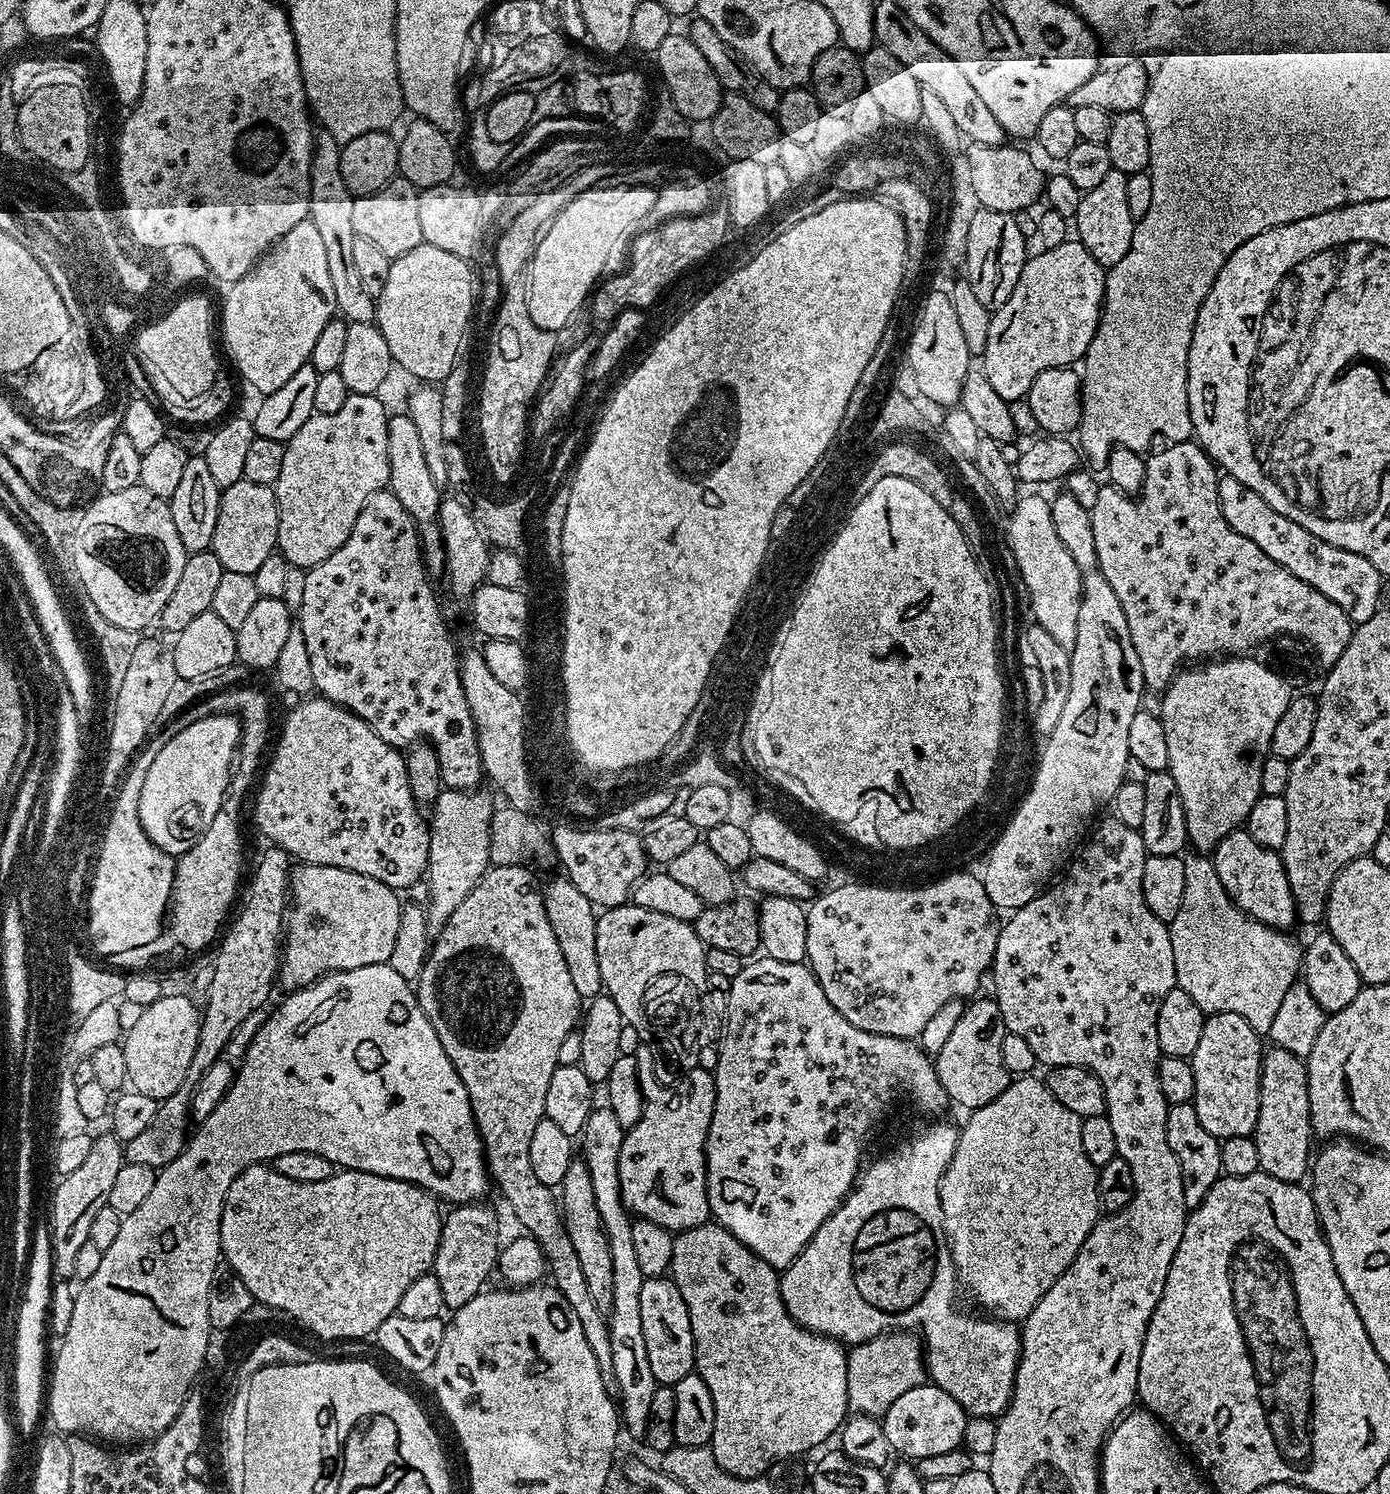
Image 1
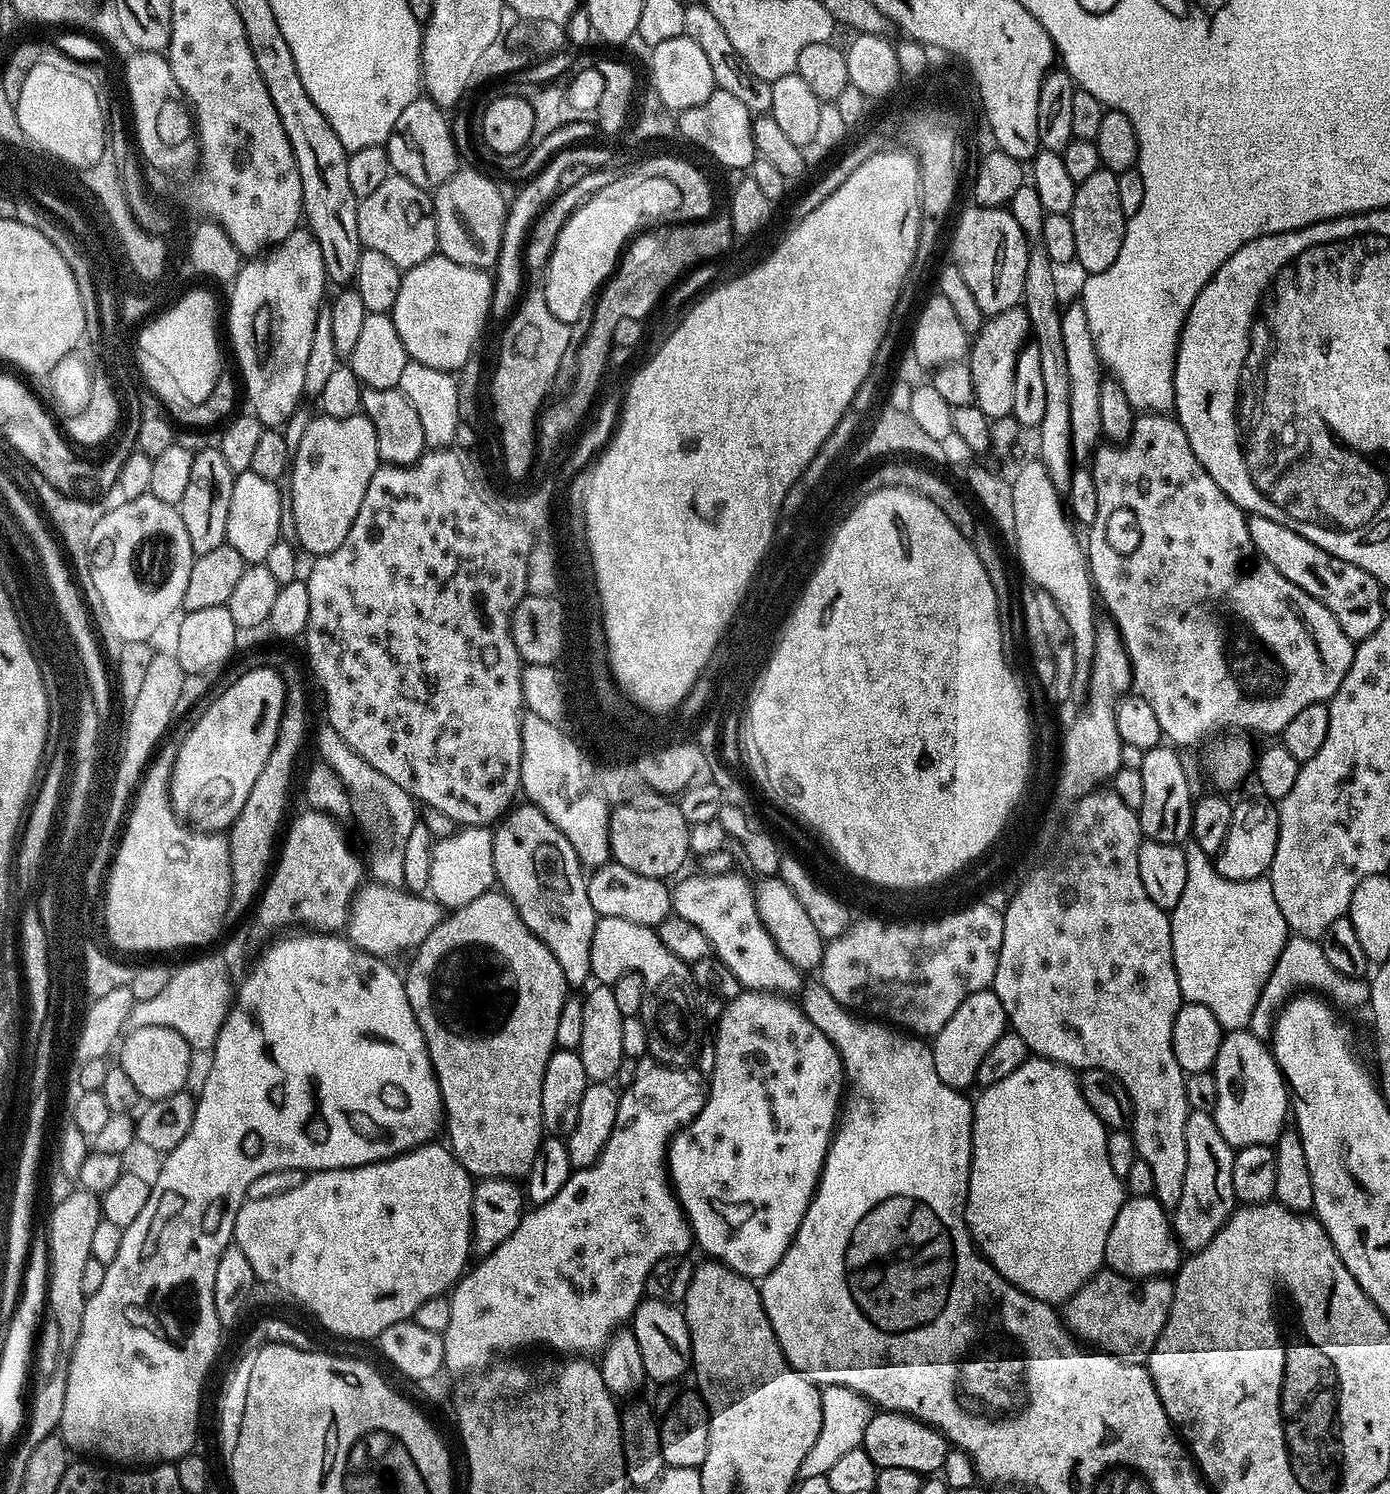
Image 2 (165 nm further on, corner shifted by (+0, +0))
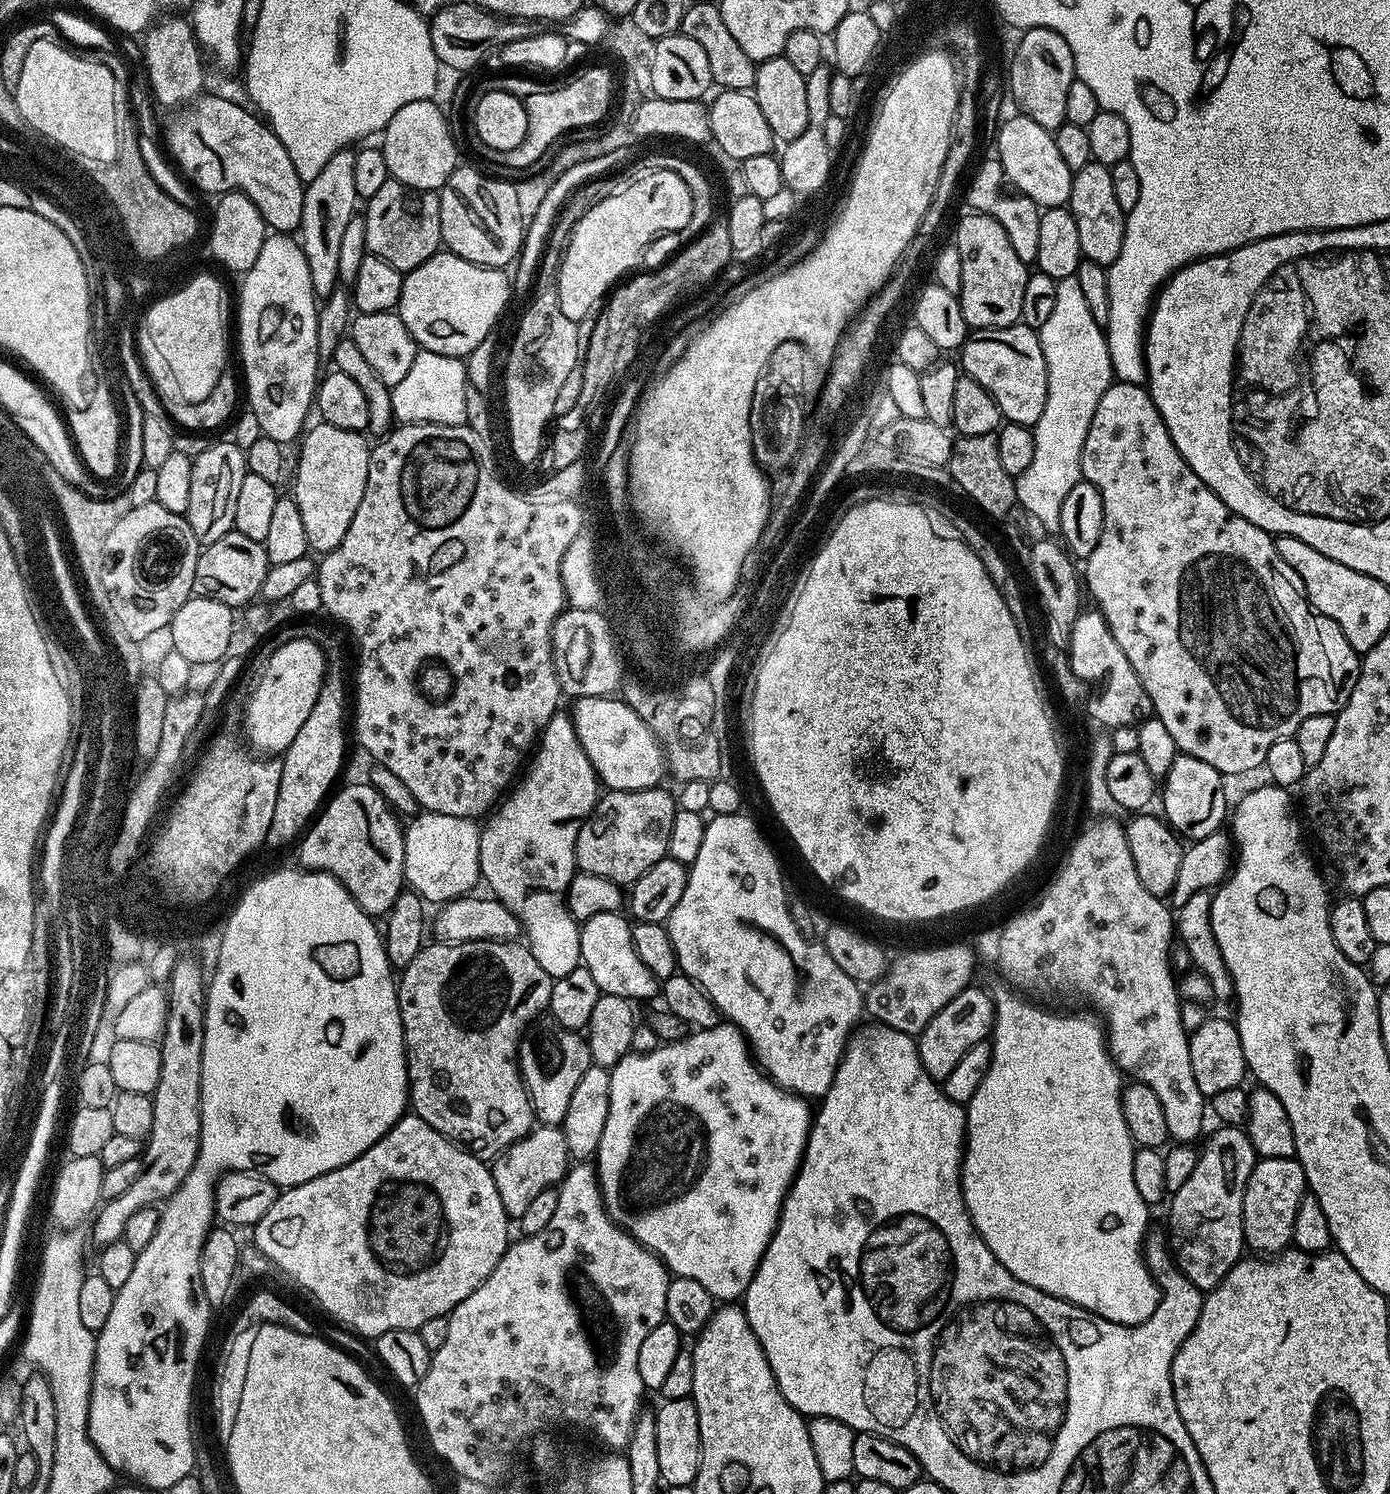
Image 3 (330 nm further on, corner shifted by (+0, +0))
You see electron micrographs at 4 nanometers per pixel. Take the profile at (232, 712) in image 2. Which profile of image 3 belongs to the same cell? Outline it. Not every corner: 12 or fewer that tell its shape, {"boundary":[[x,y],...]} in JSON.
{"boundary":[[309,637],[274,651],[244,704],[257,753],[283,754],[328,668]]}

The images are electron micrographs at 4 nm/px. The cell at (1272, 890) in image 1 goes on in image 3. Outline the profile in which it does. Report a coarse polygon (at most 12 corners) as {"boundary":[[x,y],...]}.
{"boundary":[[1178,754],[1163,819],[1185,841],[1221,831],[1225,777]]}

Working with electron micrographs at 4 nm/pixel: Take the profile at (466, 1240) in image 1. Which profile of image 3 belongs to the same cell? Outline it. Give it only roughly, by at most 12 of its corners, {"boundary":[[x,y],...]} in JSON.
{"boundary":[[536,1126],[490,1164],[509,1217],[570,1167],[563,1127]]}

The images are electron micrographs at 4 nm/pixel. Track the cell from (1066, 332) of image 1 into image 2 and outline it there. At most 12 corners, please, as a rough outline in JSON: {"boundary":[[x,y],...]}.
{"boundary":[[1017,306],[985,319],[966,363],[991,421],[1012,415],[1016,359],[1029,336]]}

